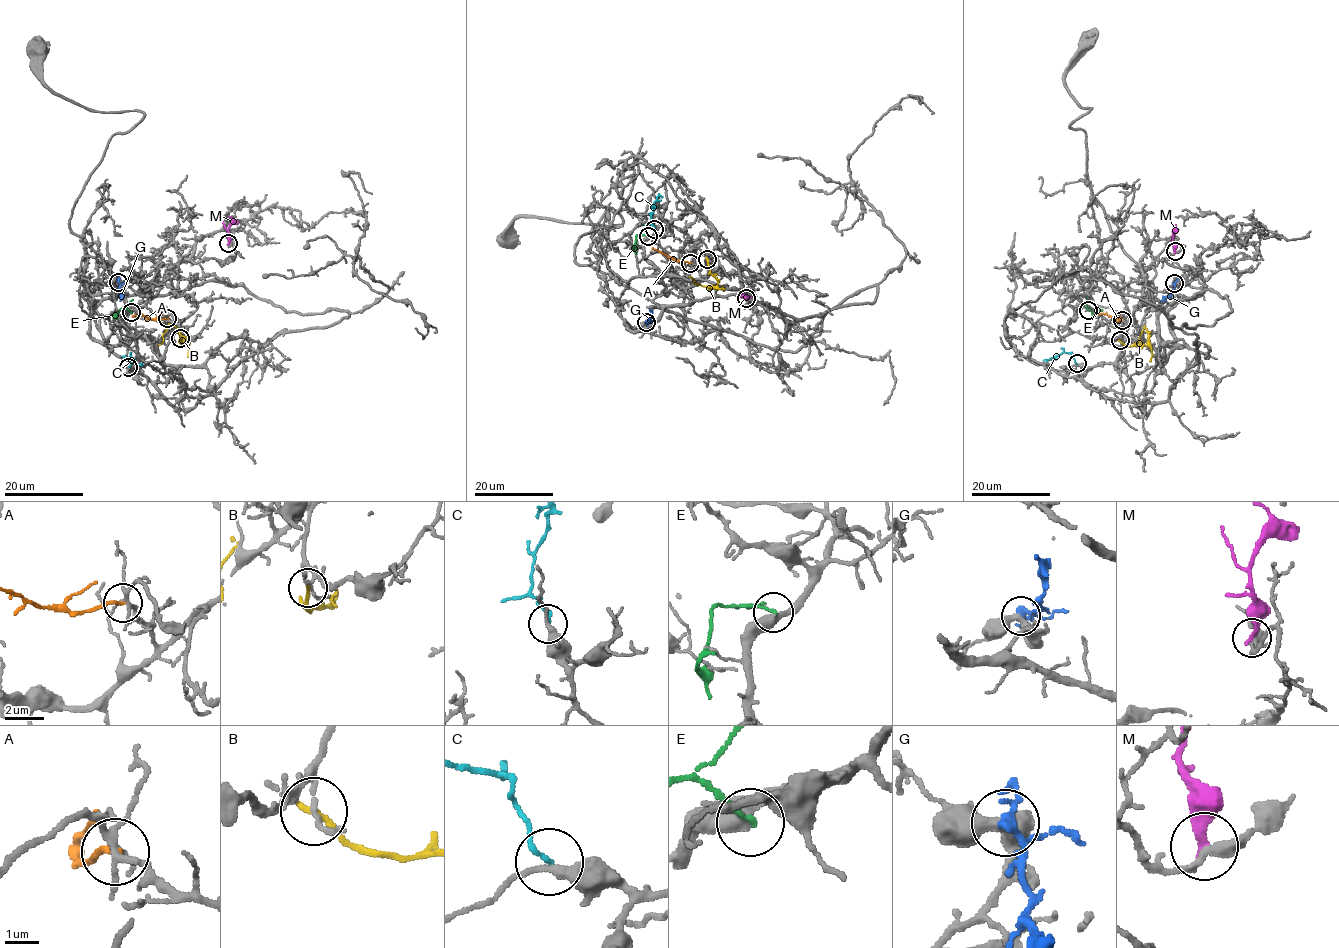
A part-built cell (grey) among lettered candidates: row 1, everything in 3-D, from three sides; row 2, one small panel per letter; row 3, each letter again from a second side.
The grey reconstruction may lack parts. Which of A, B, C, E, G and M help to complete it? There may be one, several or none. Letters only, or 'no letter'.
C

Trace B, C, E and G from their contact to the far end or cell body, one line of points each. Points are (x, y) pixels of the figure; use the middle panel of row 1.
B: (707, 260), (717, 284), (704, 286), (689, 277)
C: (654, 229), (651, 215), (656, 199), (662, 197)
E: (648, 236), (637, 235), (633, 246), (635, 254)
G: (647, 322), (650, 321), (649, 309)

